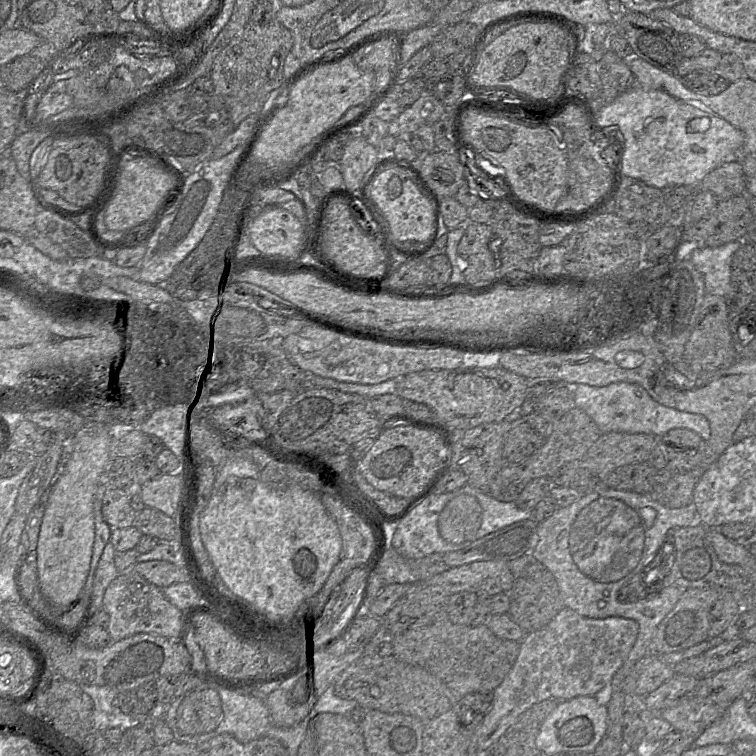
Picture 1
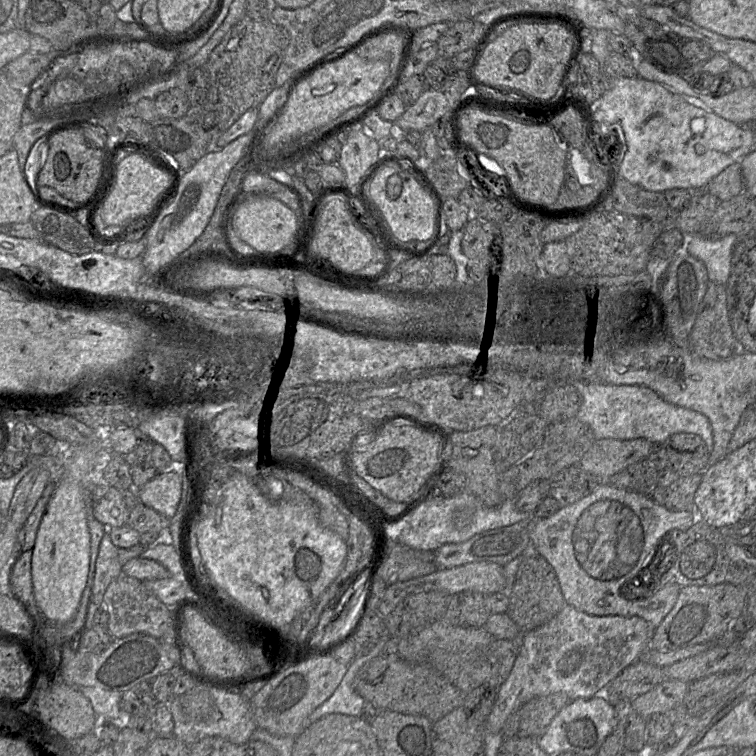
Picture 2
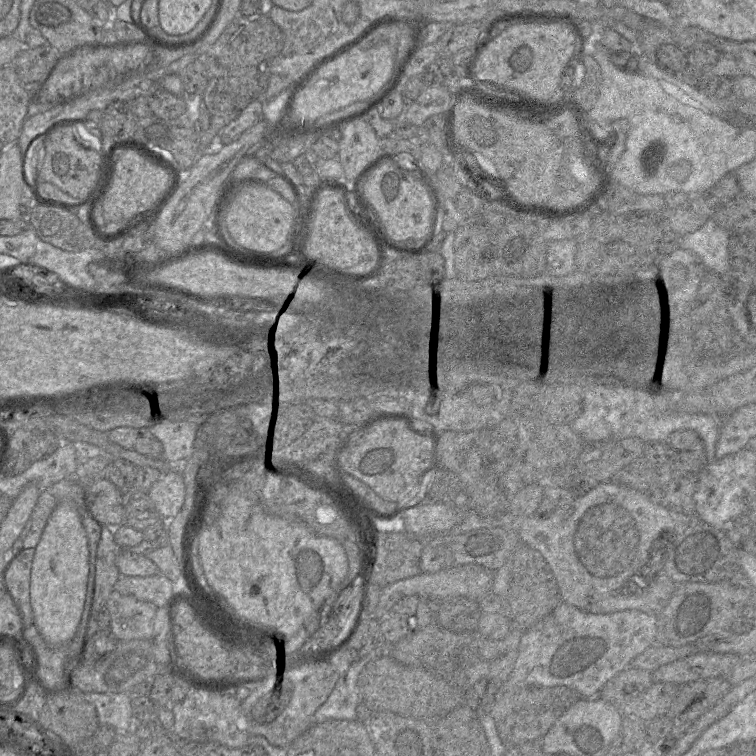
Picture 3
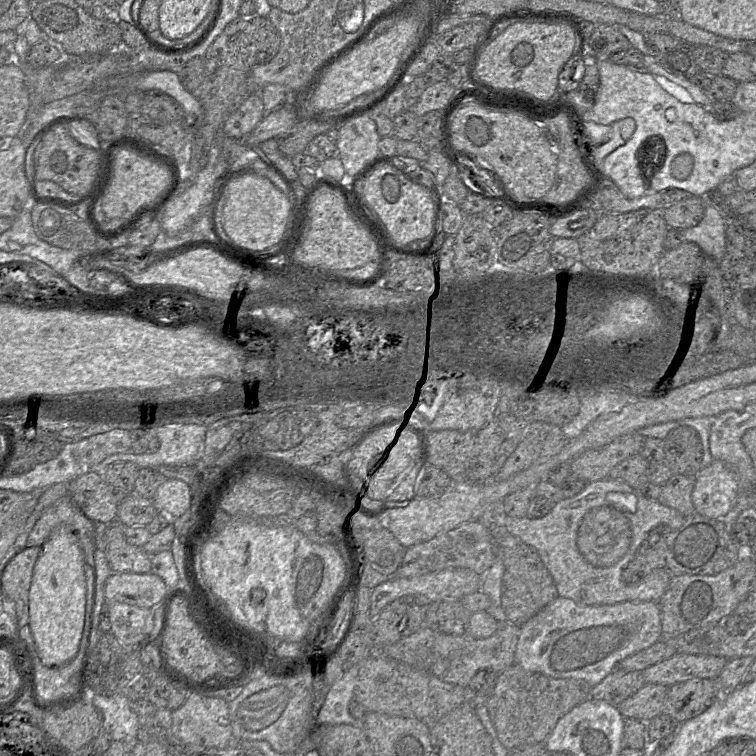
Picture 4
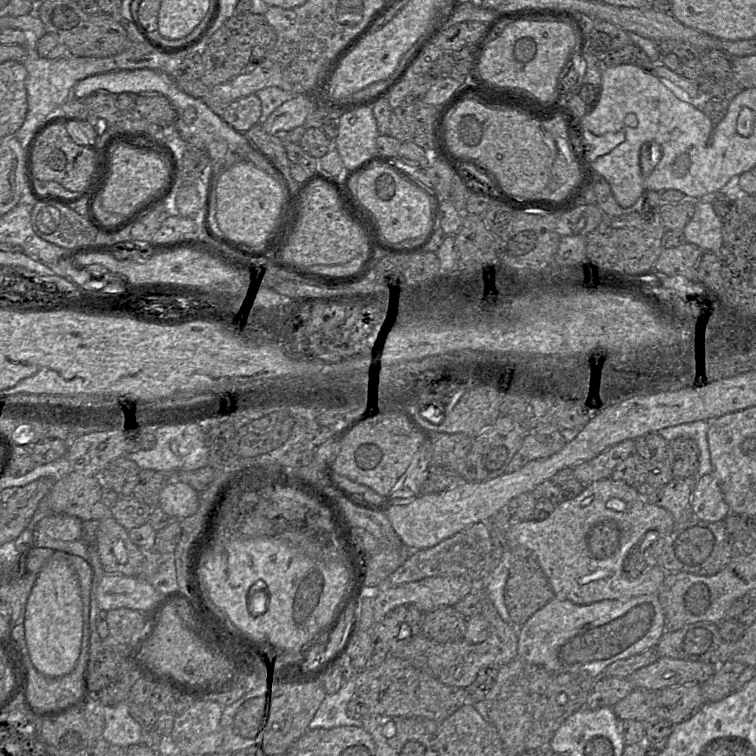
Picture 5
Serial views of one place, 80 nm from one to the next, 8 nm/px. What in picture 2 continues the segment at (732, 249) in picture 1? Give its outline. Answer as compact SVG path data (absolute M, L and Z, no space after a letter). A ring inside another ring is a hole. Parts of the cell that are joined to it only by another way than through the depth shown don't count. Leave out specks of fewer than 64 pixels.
M698 233L686 236L685 250L704 263L709 281L726 285L730 276L732 249L738 236L728 234L719 239L707 239Z

